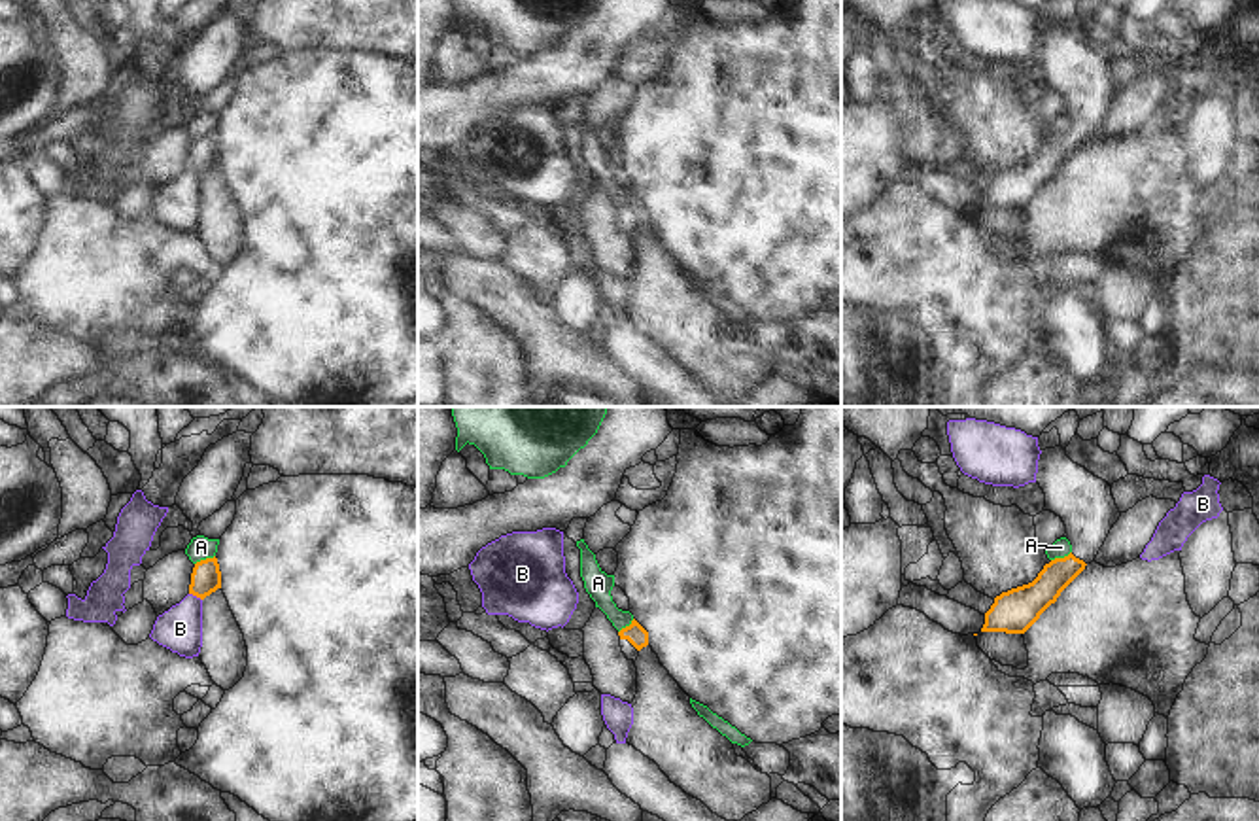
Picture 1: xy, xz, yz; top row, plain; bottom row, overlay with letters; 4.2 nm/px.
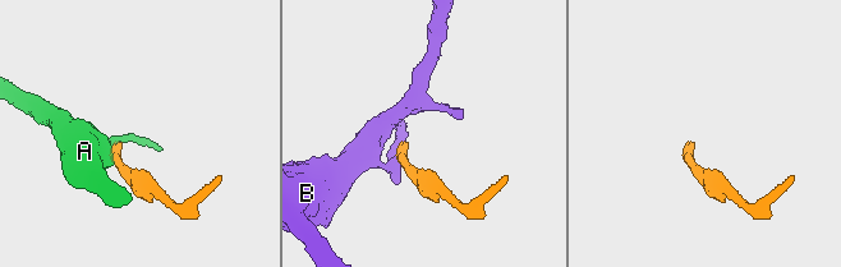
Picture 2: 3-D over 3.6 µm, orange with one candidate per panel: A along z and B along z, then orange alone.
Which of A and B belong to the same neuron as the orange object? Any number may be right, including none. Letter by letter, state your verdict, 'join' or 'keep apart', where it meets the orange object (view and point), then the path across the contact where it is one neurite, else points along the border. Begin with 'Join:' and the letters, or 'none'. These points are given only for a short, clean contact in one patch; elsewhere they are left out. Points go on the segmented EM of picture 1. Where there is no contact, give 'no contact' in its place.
Join: none
A: keep apart; contact xy (206, 558); border xy (214, 555), (195, 564)
B: keep apart; contact xy (195, 594); border xy (189, 593), (201, 600)

